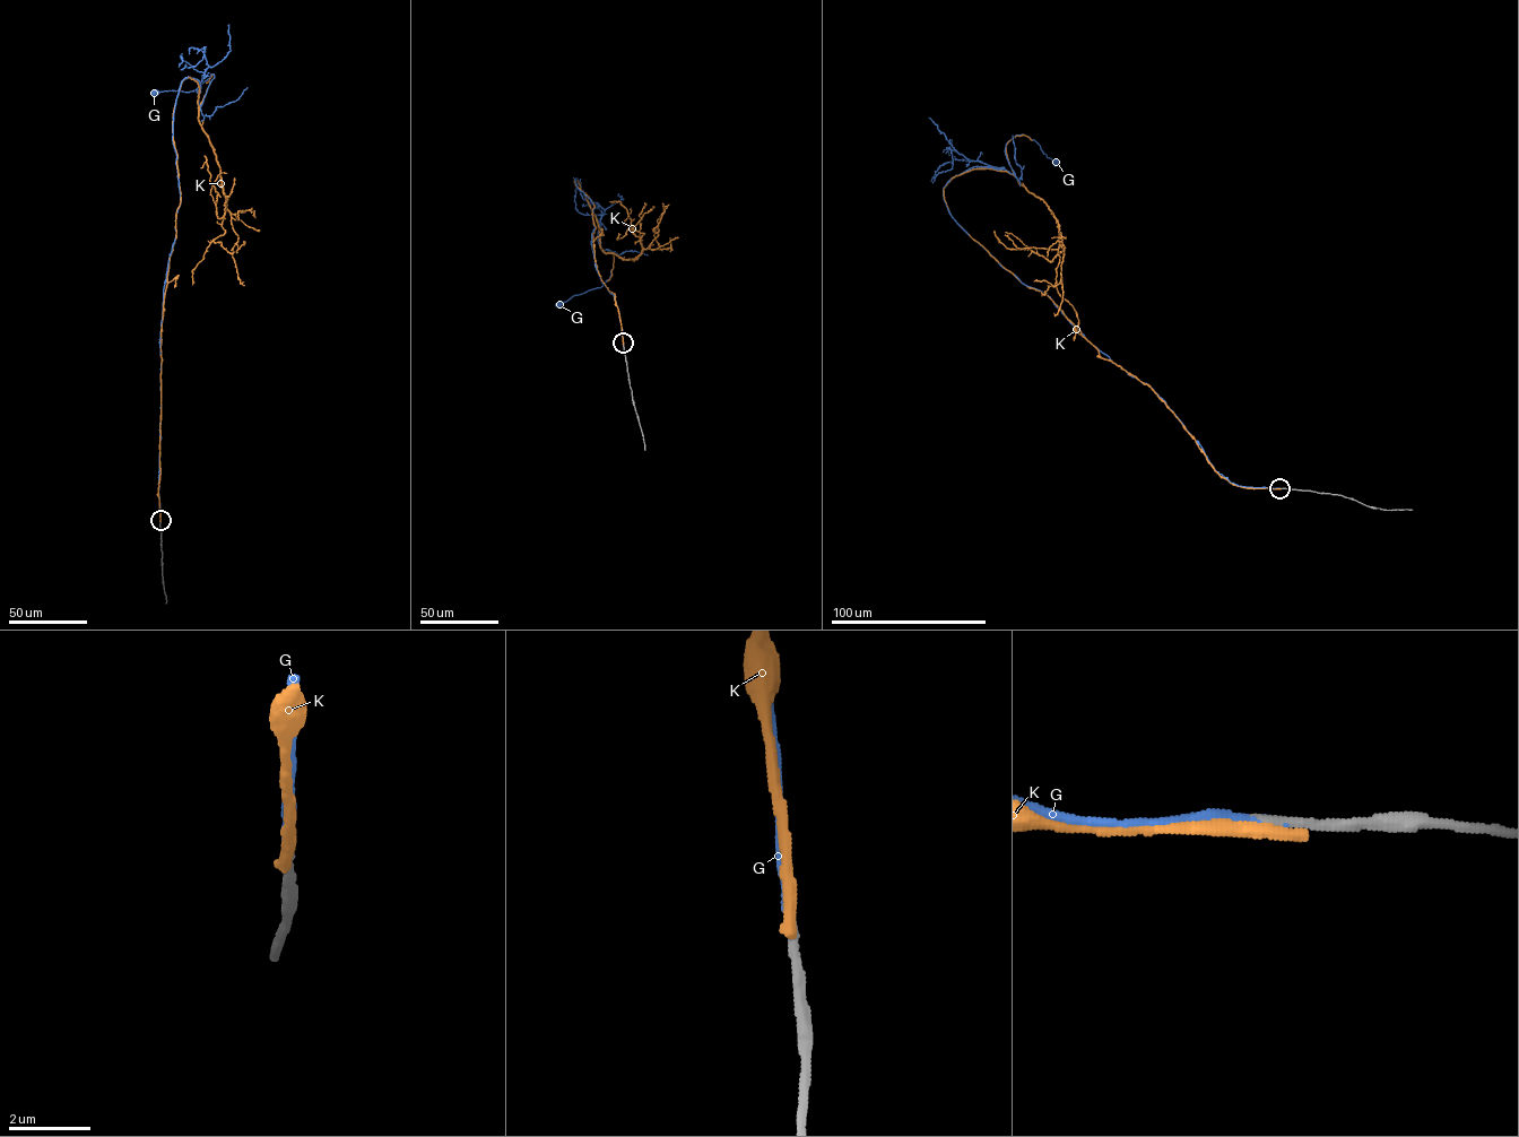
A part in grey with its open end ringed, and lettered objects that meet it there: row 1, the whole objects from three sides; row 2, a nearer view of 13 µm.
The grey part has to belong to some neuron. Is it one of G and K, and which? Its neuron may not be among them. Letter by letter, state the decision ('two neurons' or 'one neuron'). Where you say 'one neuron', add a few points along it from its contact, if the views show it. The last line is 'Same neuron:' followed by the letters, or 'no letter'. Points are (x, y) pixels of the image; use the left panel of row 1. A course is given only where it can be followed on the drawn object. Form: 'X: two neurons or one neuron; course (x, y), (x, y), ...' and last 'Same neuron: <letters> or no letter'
G: one neuron; course (159, 520), (174, 106), (183, 79), (198, 80), (200, 105), (214, 74), (155, 92)
K: two neurons
Same neuron: G

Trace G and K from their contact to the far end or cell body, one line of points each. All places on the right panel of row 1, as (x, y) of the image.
G: (1279, 488), (1220, 474), (1165, 401), (944, 199), (974, 166), (1014, 173), (1016, 135), (1055, 162)
K: (1279, 488), (1222, 477), (972, 237), (956, 175), (1007, 172), (1059, 225), (1051, 261), (998, 243)

